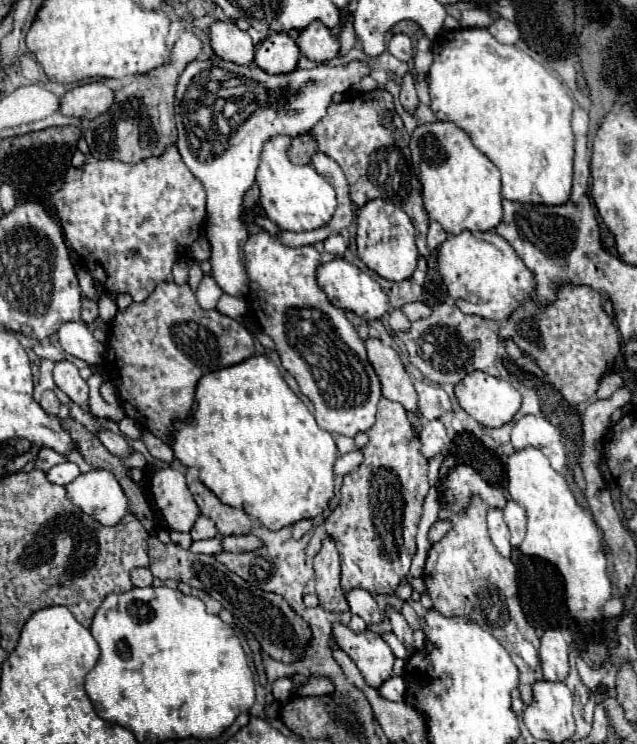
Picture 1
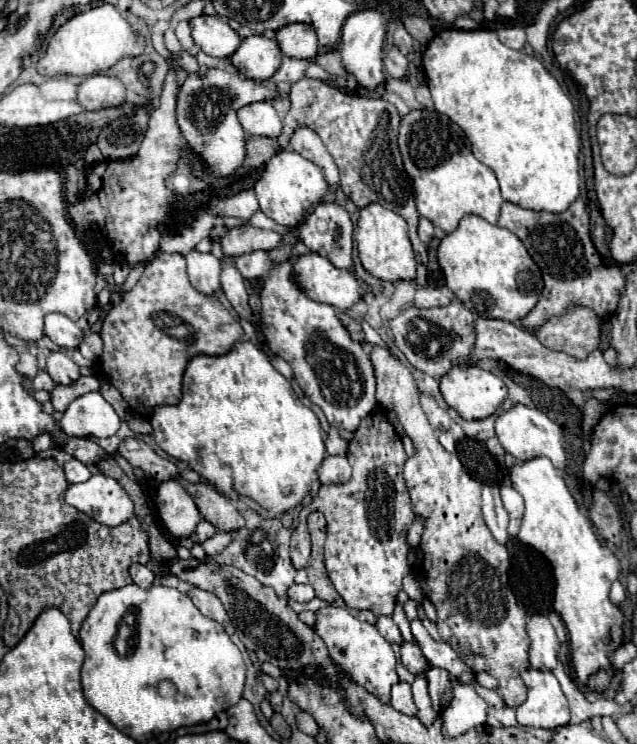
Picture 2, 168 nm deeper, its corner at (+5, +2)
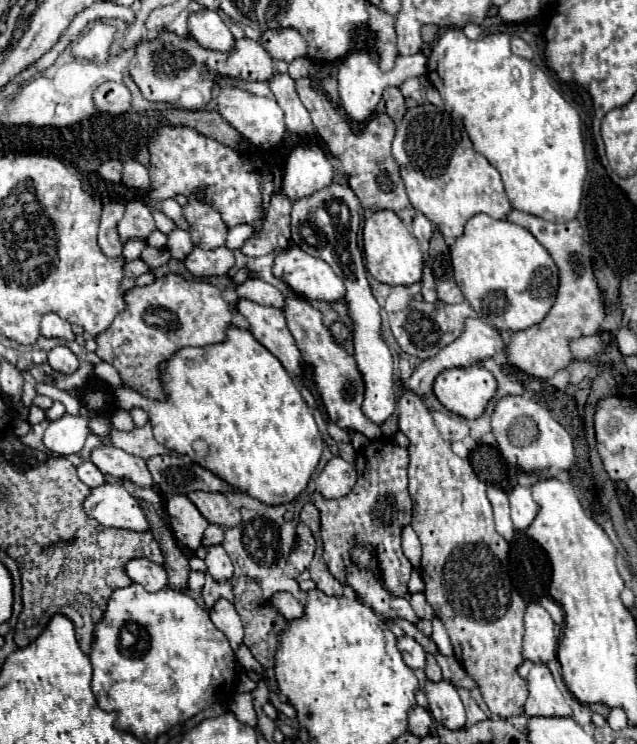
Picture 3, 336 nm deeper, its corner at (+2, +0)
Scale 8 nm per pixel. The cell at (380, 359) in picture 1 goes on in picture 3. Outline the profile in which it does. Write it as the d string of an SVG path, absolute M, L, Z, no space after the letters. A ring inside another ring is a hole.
M398 382L398 418L400 430L408 436L410 446L410 464L408 464L408 480L410 480L410 496L414 502L412 512L412 528L422 542L422 564L420 576L426 584L426 600L434 608L436 616L444 622L448 636L454 646L456 660L464 666L464 670L478 682L484 702L490 712L508 718L522 714L522 706L528 698L526 680L520 678L518 666L524 662L522 656L522 636L524 636L524 612L526 602L520 594L510 586L510 576L506 570L508 564L508 542L494 530L492 508L486 498L486 484L478 480L470 462L452 452L450 444L442 440L438 434L430 410L424 406L418 394L410 394L402 382Z

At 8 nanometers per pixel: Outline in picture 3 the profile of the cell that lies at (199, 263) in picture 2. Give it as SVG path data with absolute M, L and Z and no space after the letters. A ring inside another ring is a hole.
M168 198L168 200L164 200L162 202L162 212L168 216L168 218L172 218L174 220L174 224L180 228L180 230L190 230L190 224L186 222L186 216L184 216L184 212L182 212L182 206L176 202L176 200L172 200L172 198Z

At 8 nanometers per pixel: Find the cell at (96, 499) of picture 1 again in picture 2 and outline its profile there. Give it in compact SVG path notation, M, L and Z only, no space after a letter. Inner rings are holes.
M101 472L83 484L71 484L65 492L65 500L69 506L107 526L119 526L133 516L133 502L127 492L117 480Z

